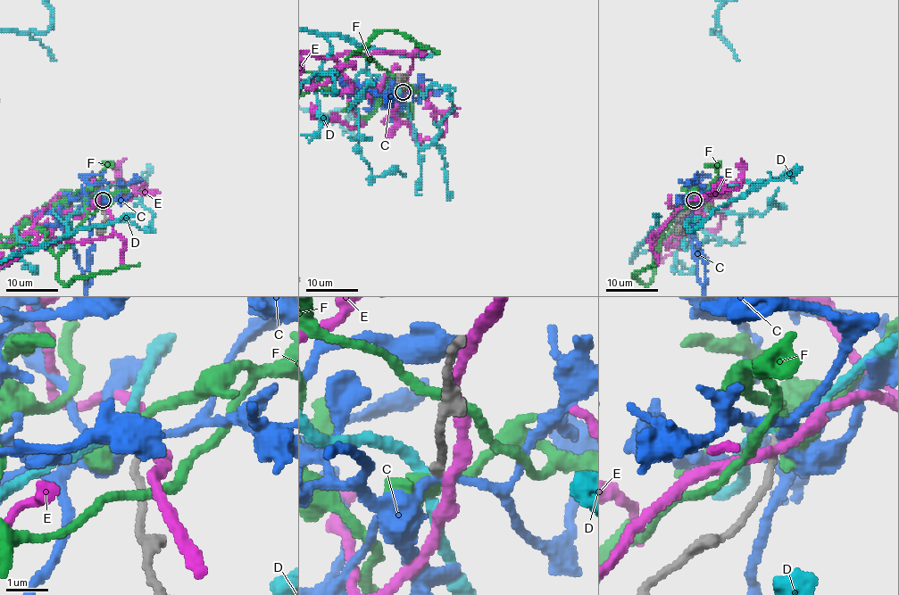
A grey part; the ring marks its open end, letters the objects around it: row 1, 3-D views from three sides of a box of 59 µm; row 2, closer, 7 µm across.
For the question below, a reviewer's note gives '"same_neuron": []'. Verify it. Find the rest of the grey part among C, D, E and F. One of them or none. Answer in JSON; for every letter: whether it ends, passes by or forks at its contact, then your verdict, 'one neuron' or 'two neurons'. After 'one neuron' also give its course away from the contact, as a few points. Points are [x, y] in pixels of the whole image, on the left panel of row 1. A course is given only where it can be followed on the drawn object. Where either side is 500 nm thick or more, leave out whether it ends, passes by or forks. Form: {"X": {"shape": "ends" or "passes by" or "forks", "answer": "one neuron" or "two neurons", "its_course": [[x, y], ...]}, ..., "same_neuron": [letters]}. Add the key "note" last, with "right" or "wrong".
{"C": {"shape": "passes by", "answer": "two neurons"}, "D": {"shape": "passes by", "answer": "one neuron"}, "E": {"shape": "passes by", "answer": "two neurons"}, "F": {"shape": "passes by", "answer": "two neurons"}, "same_neuron": ["D"], "note": "wrong"}

